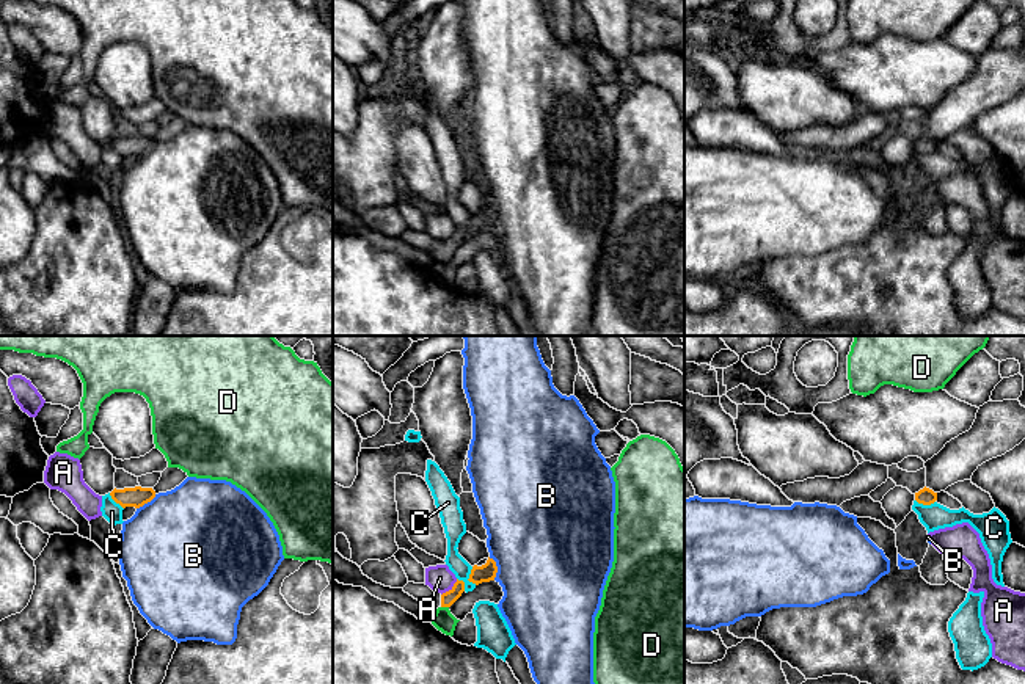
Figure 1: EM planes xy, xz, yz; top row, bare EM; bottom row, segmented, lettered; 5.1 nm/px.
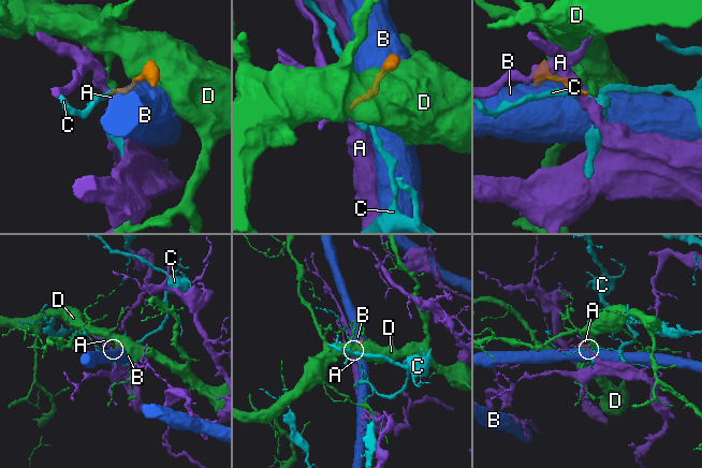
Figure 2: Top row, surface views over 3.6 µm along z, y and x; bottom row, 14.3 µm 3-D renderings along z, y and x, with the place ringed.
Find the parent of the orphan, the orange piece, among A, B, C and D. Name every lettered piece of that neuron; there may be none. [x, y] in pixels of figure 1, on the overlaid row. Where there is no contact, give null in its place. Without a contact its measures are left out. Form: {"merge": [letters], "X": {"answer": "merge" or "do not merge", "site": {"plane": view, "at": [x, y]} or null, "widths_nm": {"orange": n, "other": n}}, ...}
{"merge": [], "A": {"answer": "do not merge", "site": {"plane": "xz", "at": [449, 590]}, "widths_nm": {"orange": 70, "other": 140}}, "B": {"answer": "do not merge", "site": {"plane": "xz", "at": [496, 568]}, "widths_nm": {"orange": 90, "other": 500}}, "C": {"answer": "do not merge", "site": {"plane": "xz", "at": [470, 578]}, "widths_nm": {"orange": 90, "other": 90}}, "D": {"answer": "do not merge", "site": {"plane": "xz", "at": [445, 606]}, "widths_nm": {"orange": 70, "other": 110}}}

